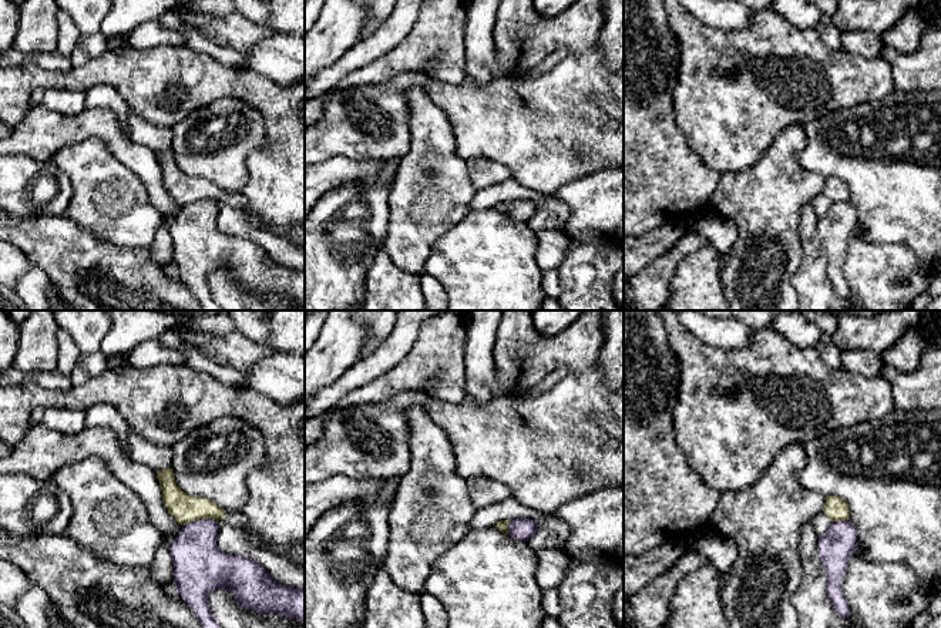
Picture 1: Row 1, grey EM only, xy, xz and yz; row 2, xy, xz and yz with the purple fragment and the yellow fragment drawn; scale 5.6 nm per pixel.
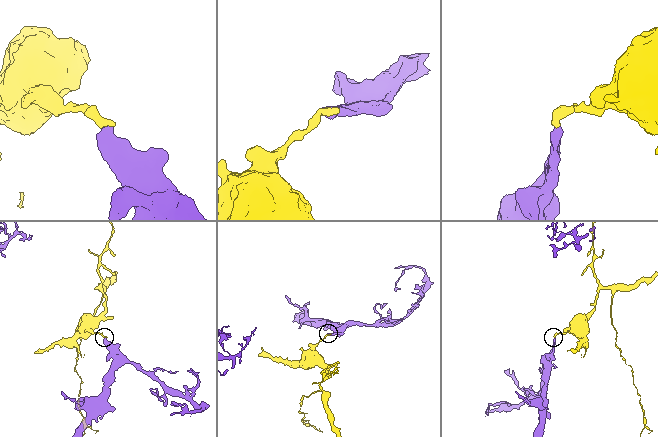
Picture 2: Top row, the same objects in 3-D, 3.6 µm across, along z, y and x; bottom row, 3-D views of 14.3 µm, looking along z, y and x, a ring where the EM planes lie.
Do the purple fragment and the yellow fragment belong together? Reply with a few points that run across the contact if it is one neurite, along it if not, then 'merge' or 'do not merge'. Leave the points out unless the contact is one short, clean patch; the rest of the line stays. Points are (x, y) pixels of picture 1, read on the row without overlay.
xy (217, 201), (197, 200), (182, 207) | do not merge

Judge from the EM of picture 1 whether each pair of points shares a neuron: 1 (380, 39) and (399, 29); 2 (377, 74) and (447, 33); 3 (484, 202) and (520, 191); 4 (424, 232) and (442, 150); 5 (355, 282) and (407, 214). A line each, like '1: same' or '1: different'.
1: same
2: same
3: same
4: same
5: different

